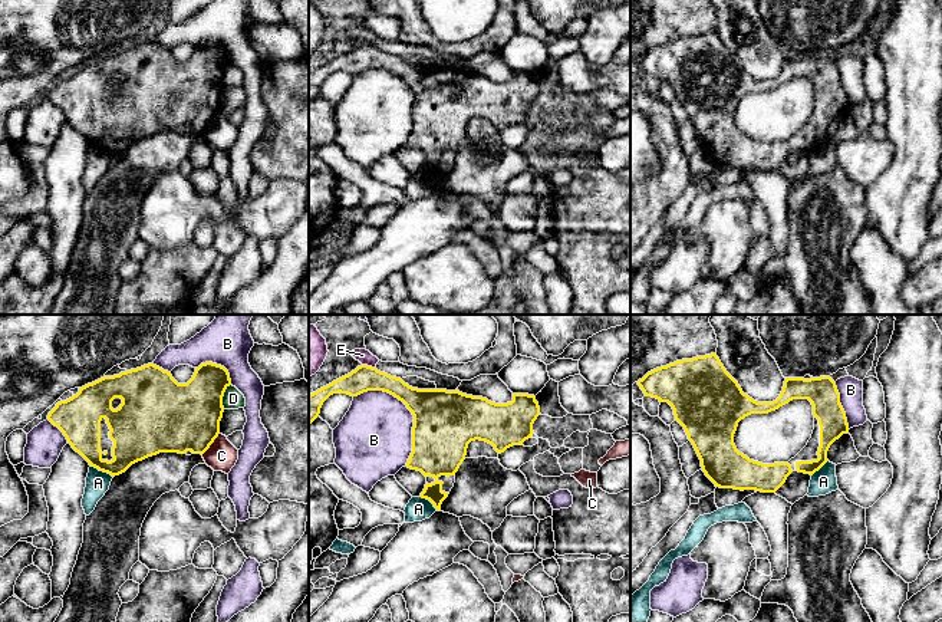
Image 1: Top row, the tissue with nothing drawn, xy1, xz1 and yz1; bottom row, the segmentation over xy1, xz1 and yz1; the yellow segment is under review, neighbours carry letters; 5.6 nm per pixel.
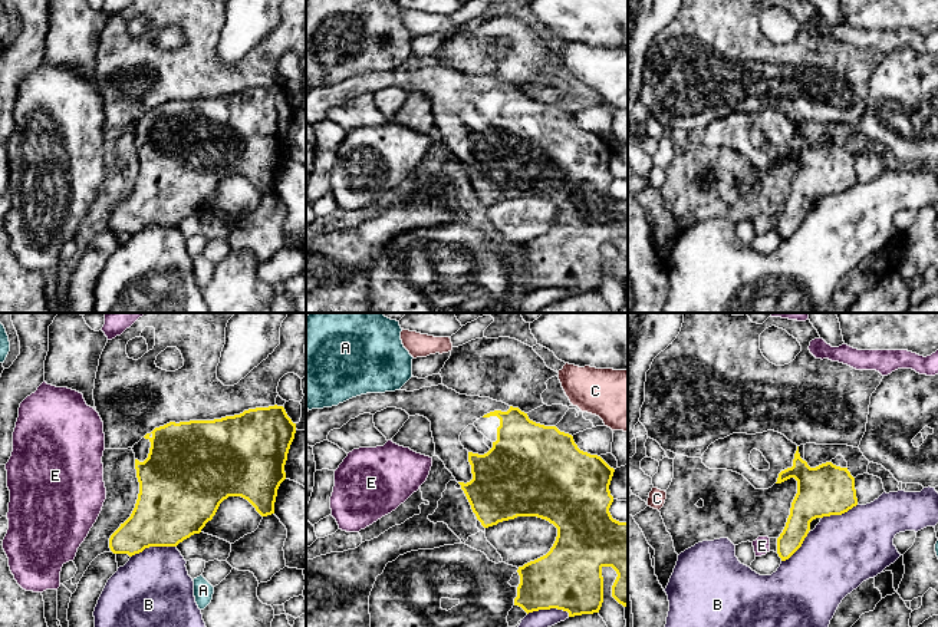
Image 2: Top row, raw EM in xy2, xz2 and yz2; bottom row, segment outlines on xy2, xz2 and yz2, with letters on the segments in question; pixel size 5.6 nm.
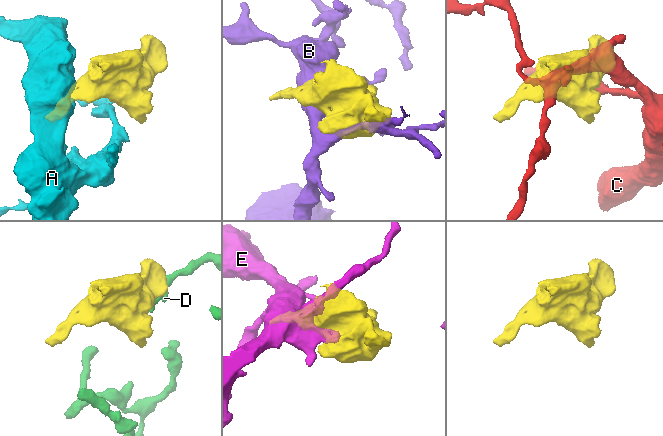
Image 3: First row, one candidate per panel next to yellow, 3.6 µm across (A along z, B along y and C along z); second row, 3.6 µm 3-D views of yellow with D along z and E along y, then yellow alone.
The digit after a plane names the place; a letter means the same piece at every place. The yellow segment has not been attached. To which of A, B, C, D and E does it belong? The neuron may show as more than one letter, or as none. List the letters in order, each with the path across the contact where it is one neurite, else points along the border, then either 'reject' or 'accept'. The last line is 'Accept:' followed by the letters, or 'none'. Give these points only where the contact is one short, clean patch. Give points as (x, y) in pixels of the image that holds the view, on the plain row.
A: border along xy1 (91, 142), (112, 155); reject
B: reject
C: border along xy1 (218, 111), (201, 132); reject
D: reject
E: reject
Accept: none

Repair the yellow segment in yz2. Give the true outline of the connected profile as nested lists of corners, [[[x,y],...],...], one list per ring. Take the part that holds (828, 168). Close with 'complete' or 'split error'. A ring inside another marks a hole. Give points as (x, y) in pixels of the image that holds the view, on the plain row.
[[[774,109],[756,113],[733,112],[711,122],[701,138],[710,148],[743,154],[756,168],[768,168],[790,156],[797,159],[790,194],[777,217],[781,240],[789,238],[802,225],[813,198],[842,194],[858,184],[855,156],[848,146],[832,141],[810,146],[800,136],[799,125]],[[753,128],[763,132],[770,142],[768,149],[758,149],[751,143]]] | split error

